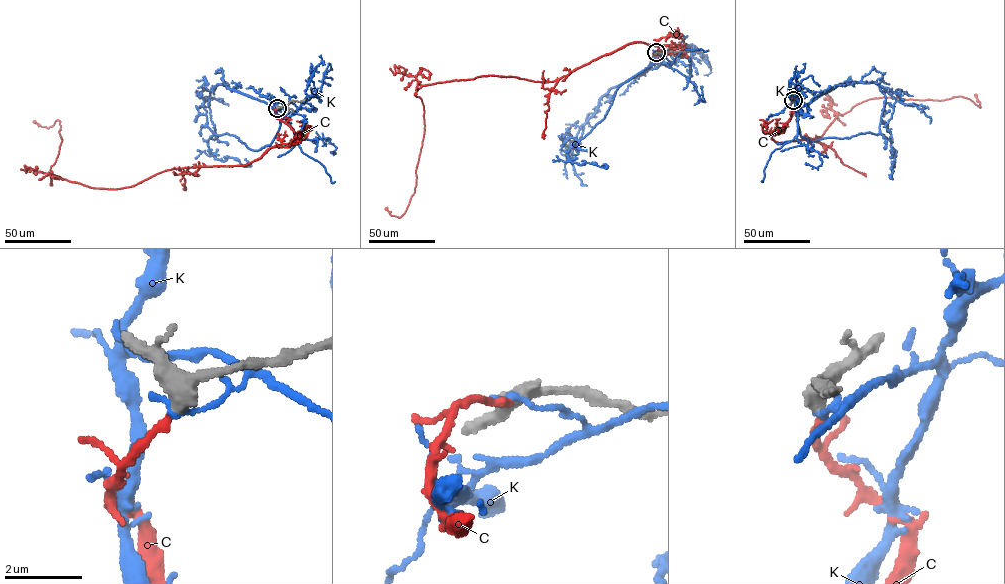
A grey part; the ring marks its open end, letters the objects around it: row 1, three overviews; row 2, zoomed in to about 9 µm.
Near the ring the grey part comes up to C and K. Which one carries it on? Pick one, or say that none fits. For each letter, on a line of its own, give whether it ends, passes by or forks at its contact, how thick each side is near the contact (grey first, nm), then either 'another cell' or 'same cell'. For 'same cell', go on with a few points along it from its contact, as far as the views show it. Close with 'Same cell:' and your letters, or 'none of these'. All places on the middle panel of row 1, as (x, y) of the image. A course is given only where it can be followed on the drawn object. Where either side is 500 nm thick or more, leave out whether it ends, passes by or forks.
C: it ends; calibres 380 and 190 nm; same cell; course (656, 52), (672, 53), (628, 43), (551, 82), (488, 75), (422, 85), (414, 193), (400, 217), (385, 208)
K: it ends; calibres 400 and 160 nm; another cell
Same cell: C

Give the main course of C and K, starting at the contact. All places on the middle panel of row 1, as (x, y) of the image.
C: (656, 52), (672, 53), (628, 43), (551, 82), (488, 75), (422, 85), (414, 193), (400, 217), (385, 208)
K: (656, 52), (654, 59), (657, 60), (618, 88), (604, 117), (569, 149), (570, 161), (602, 166)

